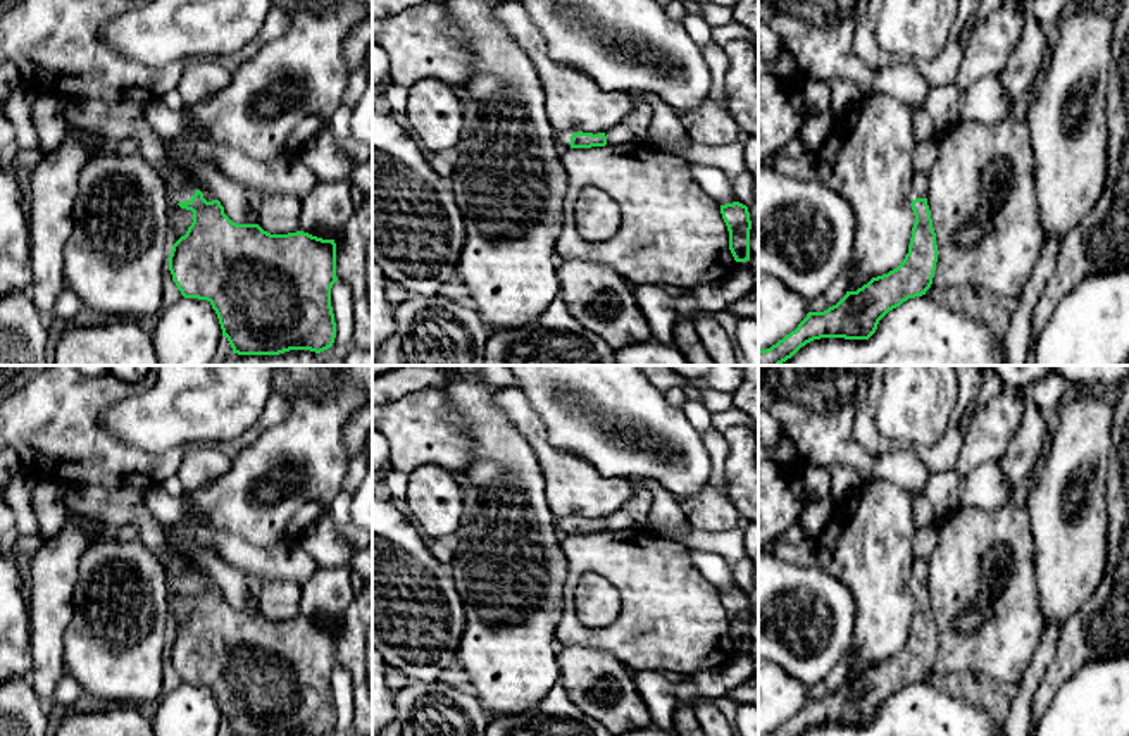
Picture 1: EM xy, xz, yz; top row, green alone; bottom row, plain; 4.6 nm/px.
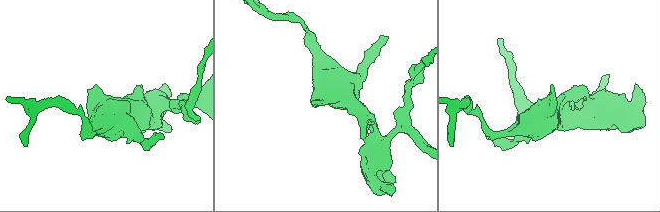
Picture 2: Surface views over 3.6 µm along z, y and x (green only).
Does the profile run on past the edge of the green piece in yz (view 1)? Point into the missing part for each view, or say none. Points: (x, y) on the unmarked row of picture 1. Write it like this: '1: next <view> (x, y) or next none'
1: next yz (919, 567)

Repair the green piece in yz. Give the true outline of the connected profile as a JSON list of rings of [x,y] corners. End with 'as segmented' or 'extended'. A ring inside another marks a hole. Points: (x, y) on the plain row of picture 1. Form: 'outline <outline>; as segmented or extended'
outline [[[914,558],[908,583],[915,608],[908,639],[888,660],[872,664],[824,698],[808,698],[795,717],[767,736],[800,736],[820,724],[869,726],[879,707],[908,684],[922,683],[933,671],[938,631],[927,591],[927,560]]]; extended

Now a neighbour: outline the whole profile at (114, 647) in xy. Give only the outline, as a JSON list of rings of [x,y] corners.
[[[112,533],[93,543],[79,560],[72,595],[74,615],[64,633],[64,662],[88,696],[114,705],[140,707],[162,696],[164,657],[171,641],[171,593],[167,574],[157,557],[138,540],[119,541]]]

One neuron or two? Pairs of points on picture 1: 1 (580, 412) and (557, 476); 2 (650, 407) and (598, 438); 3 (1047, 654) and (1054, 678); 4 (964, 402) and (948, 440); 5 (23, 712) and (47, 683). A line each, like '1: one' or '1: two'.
1: two
2: one
3: two
4: one
5: two

